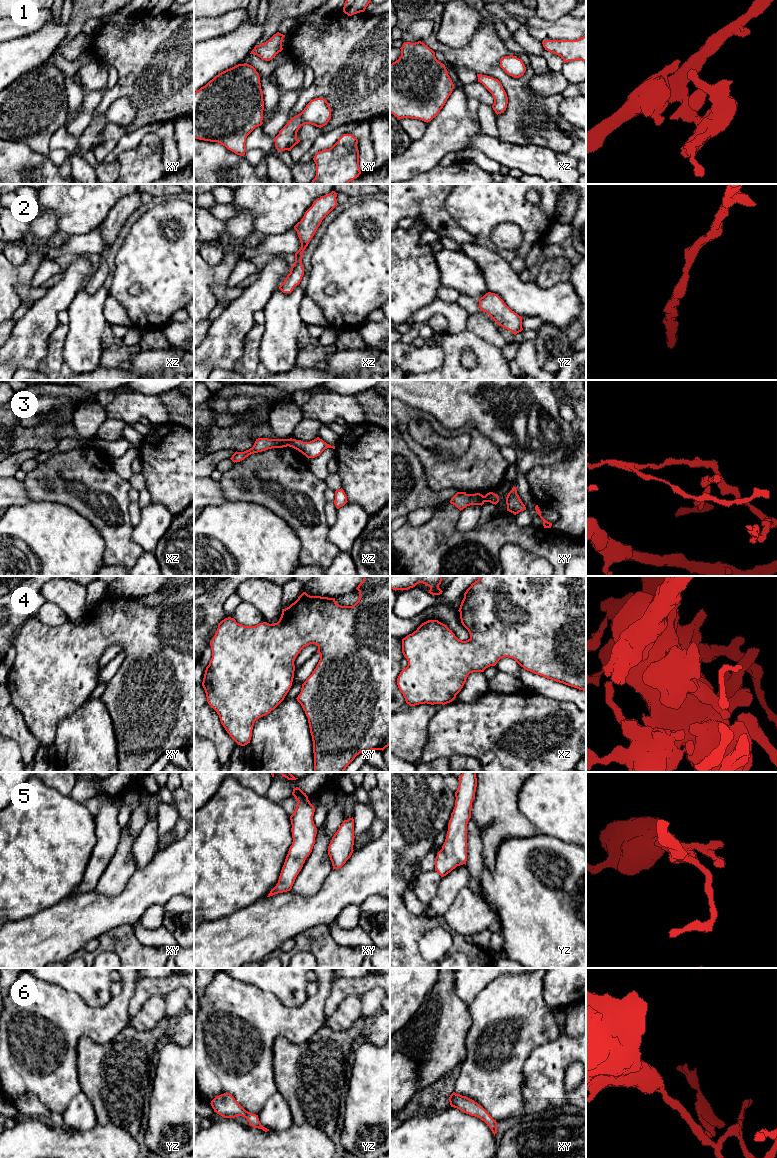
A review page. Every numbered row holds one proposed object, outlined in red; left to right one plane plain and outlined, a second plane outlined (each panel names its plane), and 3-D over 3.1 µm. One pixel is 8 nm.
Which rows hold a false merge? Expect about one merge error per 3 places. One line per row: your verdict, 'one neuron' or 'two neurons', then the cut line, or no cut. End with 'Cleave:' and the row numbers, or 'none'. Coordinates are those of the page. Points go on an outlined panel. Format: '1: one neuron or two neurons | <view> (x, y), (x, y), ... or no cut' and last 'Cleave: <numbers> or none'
1: one neuron | no cut
2: one neuron | no cut
3: two neurons | xz (287, 439), (288, 445)
4: one neuron | no cut
5: one neuron | no cut
6: one neuron | no cut
Cleave: 3

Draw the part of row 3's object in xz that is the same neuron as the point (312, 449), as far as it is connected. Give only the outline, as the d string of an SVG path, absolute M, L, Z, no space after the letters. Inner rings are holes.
M319 437L310 442L303 442L301 440L290 438L288 439L288 446L298 450L308 459L319 456L327 448L335 449L335 446L327 444Z

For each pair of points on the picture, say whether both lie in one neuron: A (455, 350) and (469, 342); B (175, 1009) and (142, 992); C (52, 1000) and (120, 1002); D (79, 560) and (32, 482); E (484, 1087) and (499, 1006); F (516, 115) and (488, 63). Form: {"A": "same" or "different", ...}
{"A": "same", "B": "different", "C": "same", "D": "different", "E": "same", "F": "same"}

